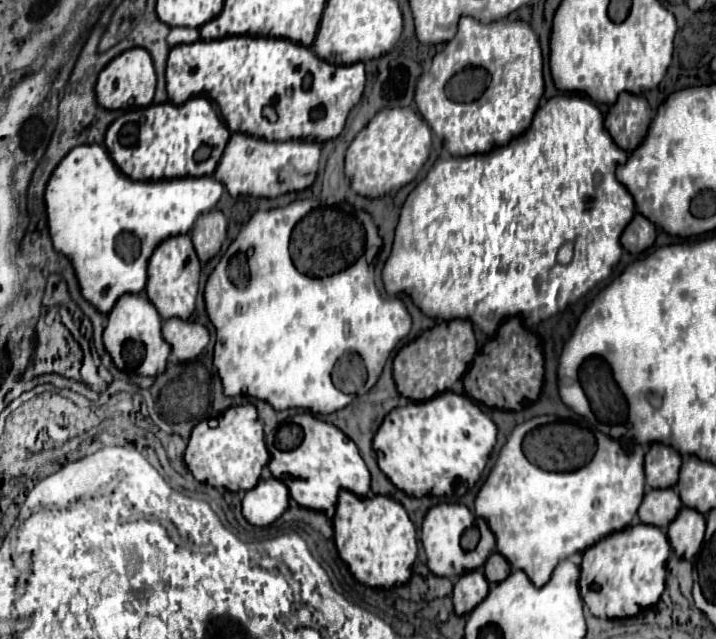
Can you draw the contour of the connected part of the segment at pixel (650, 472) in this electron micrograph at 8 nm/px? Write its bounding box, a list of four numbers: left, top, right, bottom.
[646,443,680,489]

